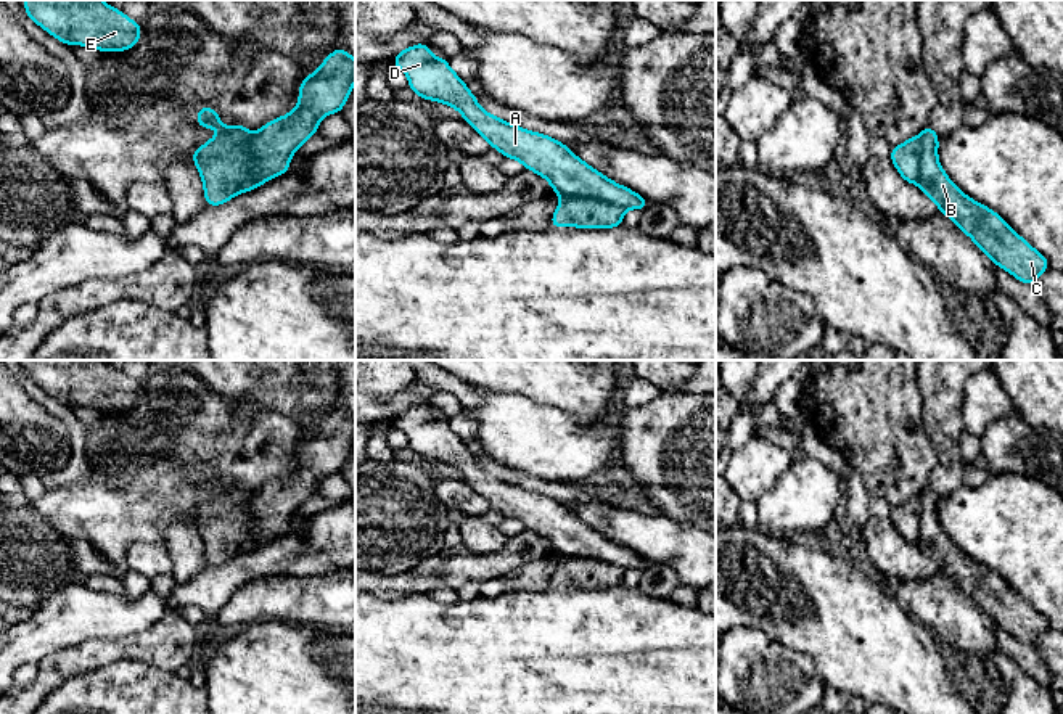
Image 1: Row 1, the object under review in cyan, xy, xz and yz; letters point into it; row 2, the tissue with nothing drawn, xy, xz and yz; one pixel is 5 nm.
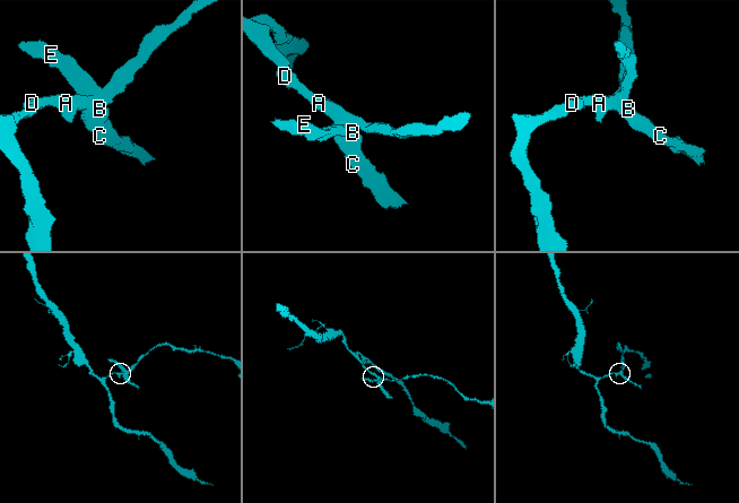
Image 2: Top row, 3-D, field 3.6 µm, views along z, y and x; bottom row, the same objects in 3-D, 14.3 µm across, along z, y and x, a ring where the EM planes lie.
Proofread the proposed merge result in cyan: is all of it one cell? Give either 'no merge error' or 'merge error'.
merge error

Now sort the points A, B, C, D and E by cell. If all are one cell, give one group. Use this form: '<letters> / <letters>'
A D / B C E

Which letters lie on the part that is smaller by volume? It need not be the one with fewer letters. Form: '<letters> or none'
B, C, E

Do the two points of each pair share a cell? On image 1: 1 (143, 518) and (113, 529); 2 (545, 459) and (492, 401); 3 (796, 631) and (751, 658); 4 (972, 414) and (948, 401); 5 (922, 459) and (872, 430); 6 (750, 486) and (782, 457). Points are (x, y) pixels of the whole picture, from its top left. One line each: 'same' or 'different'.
1: same
2: same
3: different
4: different
5: same
6: same

